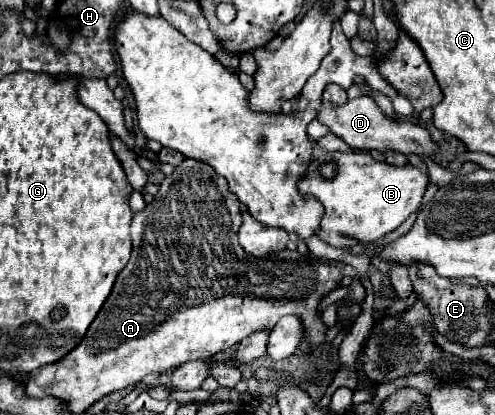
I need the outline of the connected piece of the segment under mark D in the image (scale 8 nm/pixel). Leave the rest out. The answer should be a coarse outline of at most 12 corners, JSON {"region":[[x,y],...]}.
{"region":[[371,96],[321,102],[317,120],[351,148],[437,152],[411,120]]}

